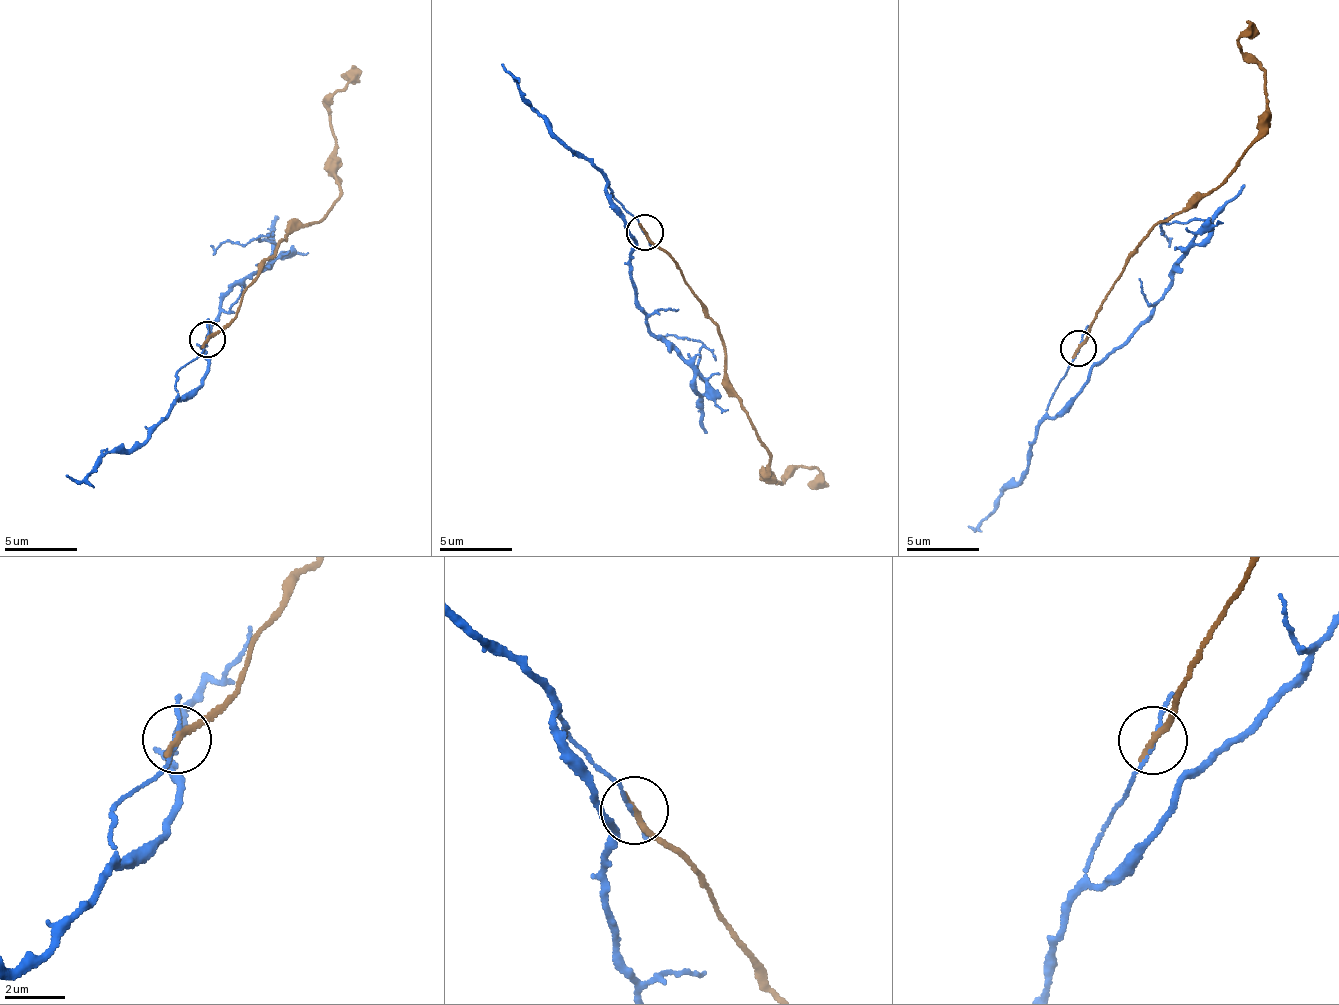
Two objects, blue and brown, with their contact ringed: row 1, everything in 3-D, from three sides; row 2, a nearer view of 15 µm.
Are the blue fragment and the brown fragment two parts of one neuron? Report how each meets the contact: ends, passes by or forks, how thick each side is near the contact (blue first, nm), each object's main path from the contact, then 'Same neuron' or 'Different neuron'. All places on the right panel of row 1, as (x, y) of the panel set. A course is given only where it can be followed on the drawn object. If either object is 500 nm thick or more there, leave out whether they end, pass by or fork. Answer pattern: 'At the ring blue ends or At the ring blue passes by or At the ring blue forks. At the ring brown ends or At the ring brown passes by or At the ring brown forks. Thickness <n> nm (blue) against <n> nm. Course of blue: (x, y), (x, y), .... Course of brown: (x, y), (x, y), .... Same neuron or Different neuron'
At the ring blue forks. At the ring brown ends. Thickness 80 nm (blue) against 240 nm. Course of blue: (1079, 347), (1051, 395), (1051, 416), (1144, 321), (1209, 225), (1162, 224), (1167, 239). Course of brown: (1079, 347), (1144, 239), (1157, 224), (1195, 207), (1245, 153), (1265, 107), (1263, 69), (1238, 44), (1259, 29). Different neuron

